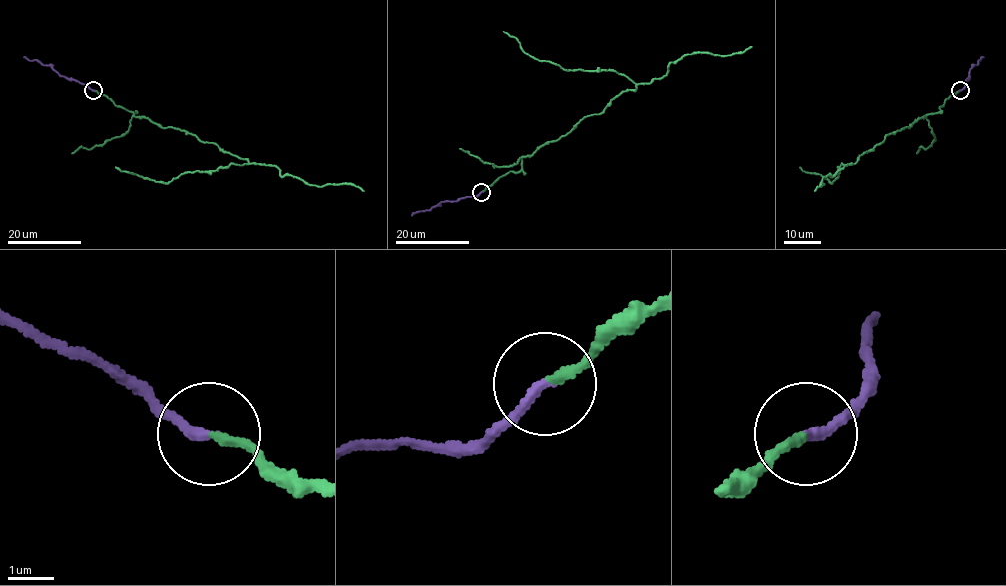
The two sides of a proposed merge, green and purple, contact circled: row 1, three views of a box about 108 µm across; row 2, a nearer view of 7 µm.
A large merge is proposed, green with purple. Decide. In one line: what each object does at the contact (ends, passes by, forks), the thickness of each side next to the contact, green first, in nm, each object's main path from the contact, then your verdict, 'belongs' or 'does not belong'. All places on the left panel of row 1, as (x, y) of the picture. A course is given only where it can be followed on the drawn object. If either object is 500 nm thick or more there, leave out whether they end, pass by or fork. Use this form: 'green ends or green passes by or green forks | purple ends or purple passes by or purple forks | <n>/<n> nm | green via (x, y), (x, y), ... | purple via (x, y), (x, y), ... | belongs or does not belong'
green ends | purple ends | 190/220 nm | green via (93, 90), (134, 116), (162, 127), (178, 128), (248, 161), (183, 173), (165, 183), (115, 167) | purple via (93, 90), (61, 77), (49, 66), (23, 57) | does not belong

